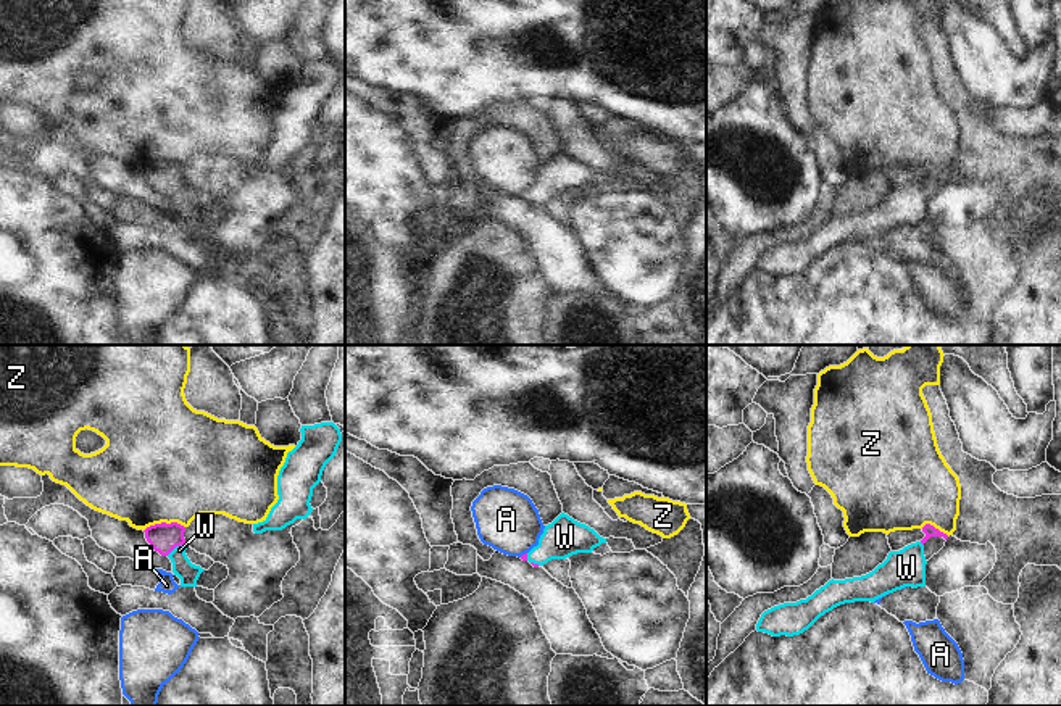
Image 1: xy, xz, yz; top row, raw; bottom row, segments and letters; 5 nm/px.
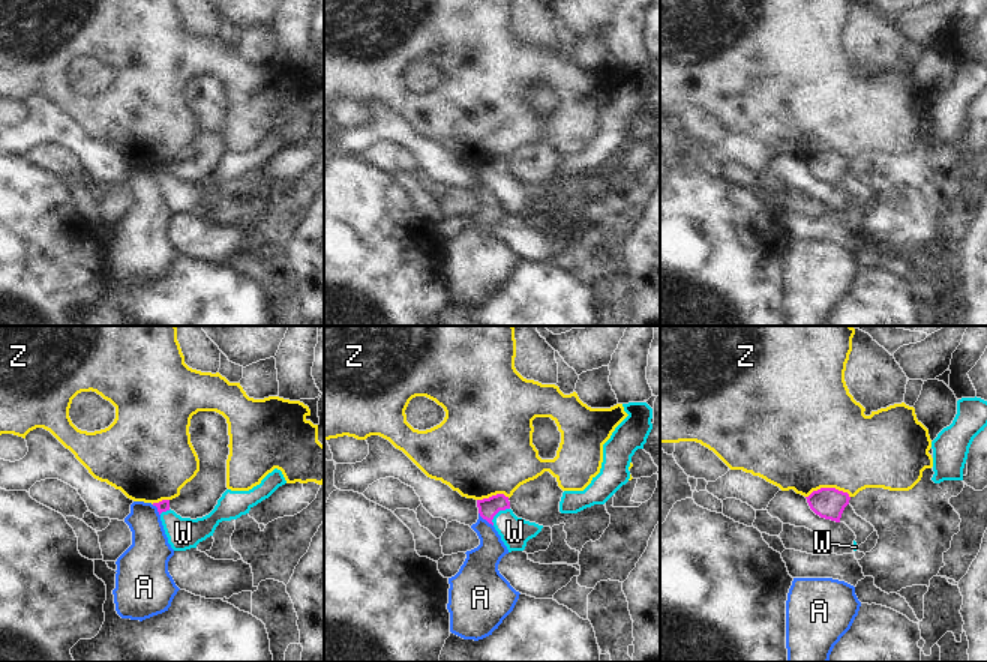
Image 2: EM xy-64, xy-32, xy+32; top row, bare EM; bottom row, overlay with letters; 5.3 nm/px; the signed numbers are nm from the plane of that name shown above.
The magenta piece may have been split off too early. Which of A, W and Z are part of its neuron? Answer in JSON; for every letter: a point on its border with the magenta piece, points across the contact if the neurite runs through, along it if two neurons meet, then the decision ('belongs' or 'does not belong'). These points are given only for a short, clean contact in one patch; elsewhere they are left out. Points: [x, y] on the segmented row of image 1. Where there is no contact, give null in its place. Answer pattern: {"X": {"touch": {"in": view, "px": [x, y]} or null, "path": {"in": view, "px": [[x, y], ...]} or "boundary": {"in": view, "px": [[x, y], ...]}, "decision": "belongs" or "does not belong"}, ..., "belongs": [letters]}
{"A": {"touch": {"in": "xz", "px": [523, 555]}, "boundary": {"in": "xz", "px": [[526, 552], [520, 556]]}, "decision": "does not belong"}, "W": {"touch": {"in": "xy", "px": [174, 547]}, "path": {"in": "xy", "px": [[163, 537], [174, 547], [183, 568]]}, "decision": "belongs"}, "Z": {"touch": {"in": "xy", "px": [163, 523]}, "decision": "does not belong"}, "belongs": ["W"]}

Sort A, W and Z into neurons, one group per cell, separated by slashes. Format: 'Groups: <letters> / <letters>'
Groups: A / W / Z

